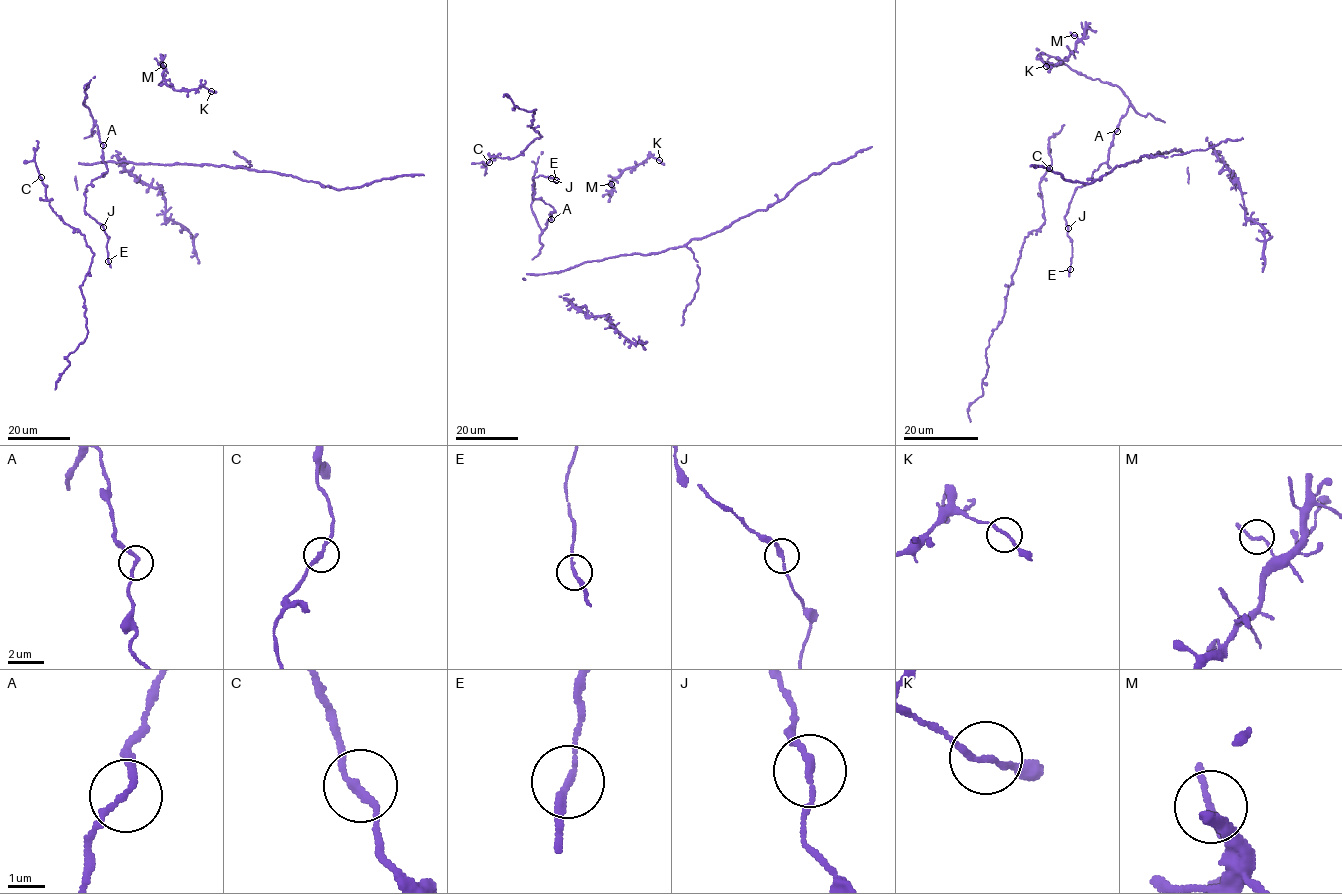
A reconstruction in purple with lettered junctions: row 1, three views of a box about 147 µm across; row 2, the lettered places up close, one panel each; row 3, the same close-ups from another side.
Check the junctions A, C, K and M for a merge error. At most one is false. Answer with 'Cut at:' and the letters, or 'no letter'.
Cut at: no letter

